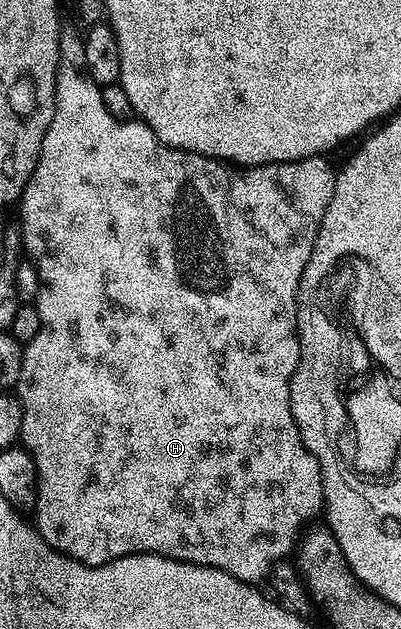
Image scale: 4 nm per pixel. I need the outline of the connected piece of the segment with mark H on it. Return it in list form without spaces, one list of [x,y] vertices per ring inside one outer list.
[[[61,26],[60,36],[58,37],[54,117],[50,117],[50,129],[46,129],[46,137],[42,137],[42,149],[38,161],[34,165],[34,173],[26,185],[24,194],[18,200],[18,208],[20,207],[18,234],[22,240],[23,250],[28,250],[27,258],[35,265],[36,272],[40,274],[40,294],[34,303],[40,314],[40,328],[38,329],[38,337],[34,337],[34,341],[30,341],[24,347],[24,360],[22,361],[18,384],[18,398],[22,405],[22,429],[20,430],[19,442],[25,451],[31,453],[36,466],[36,506],[34,508],[36,519],[34,518],[34,526],[41,537],[55,551],[60,551],[71,559],[77,559],[79,563],[85,563],[91,567],[97,567],[127,555],[165,555],[183,563],[197,563],[199,567],[222,569],[226,573],[238,577],[243,583],[256,585],[259,584],[259,579],[261,581],[267,580],[268,572],[271,571],[274,564],[293,554],[298,543],[298,536],[301,534],[300,526],[307,519],[312,519],[315,515],[319,516],[324,506],[324,478],[314,453],[310,453],[310,449],[306,449],[298,425],[292,416],[290,381],[293,373],[298,369],[298,361],[300,360],[300,336],[296,330],[296,298],[300,288],[300,278],[306,269],[306,261],[310,261],[310,253],[314,249],[314,241],[318,237],[322,217],[326,217],[326,205],[330,205],[330,197],[334,197],[336,171],[327,163],[329,161],[327,158],[319,155],[306,157],[302,161],[239,168],[231,163],[221,163],[219,159],[211,159],[205,155],[174,149],[170,145],[163,144],[145,123],[139,121],[123,123],[122,120],[115,119],[112,116],[111,109],[108,108],[107,101],[104,100],[103,93],[105,92],[102,87],[85,70],[84,38],[85,36],[79,26]]]

